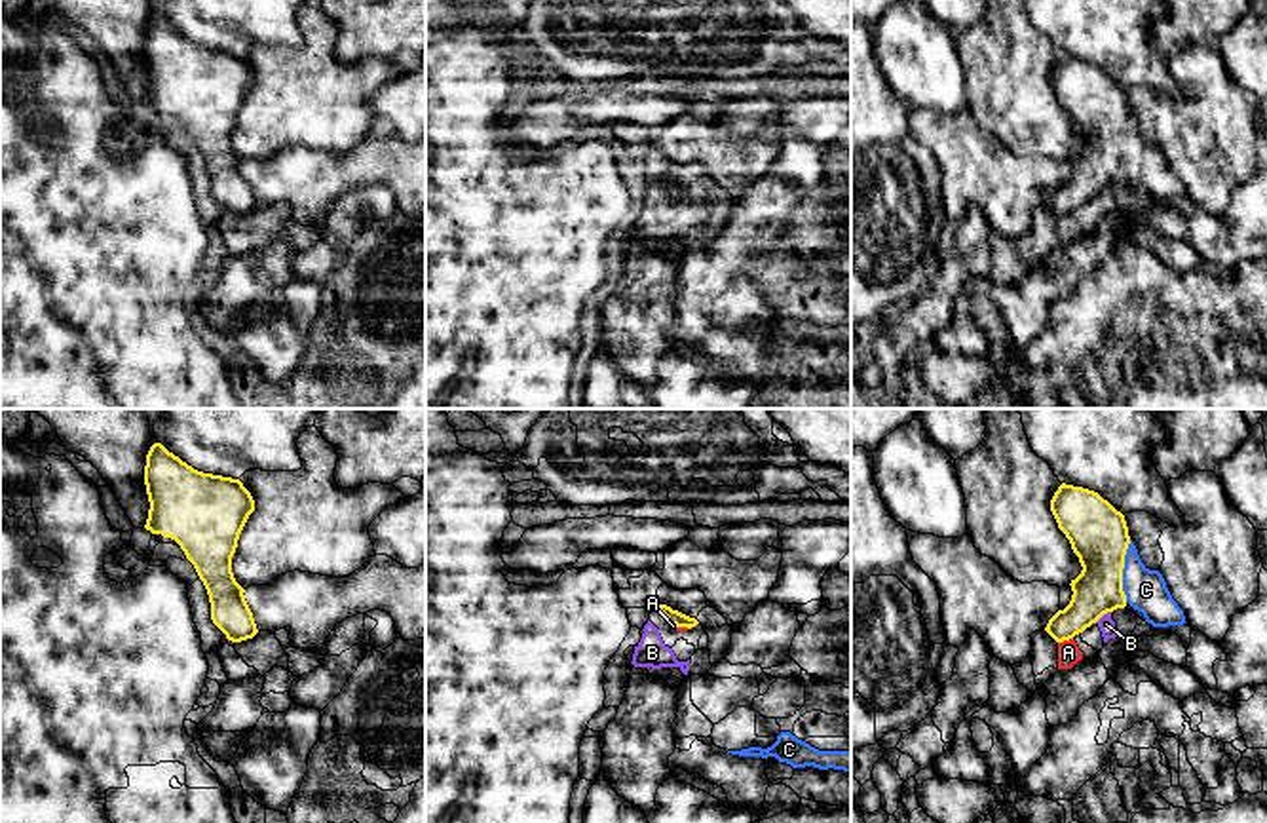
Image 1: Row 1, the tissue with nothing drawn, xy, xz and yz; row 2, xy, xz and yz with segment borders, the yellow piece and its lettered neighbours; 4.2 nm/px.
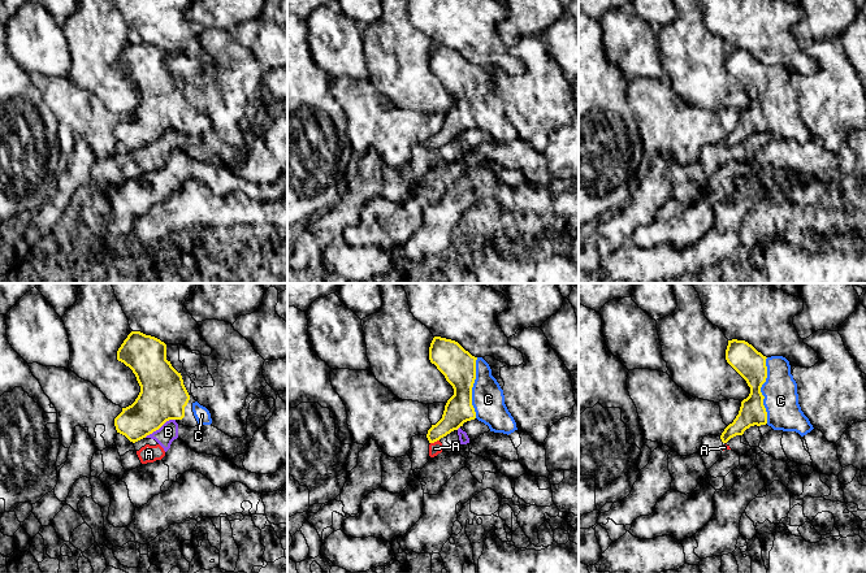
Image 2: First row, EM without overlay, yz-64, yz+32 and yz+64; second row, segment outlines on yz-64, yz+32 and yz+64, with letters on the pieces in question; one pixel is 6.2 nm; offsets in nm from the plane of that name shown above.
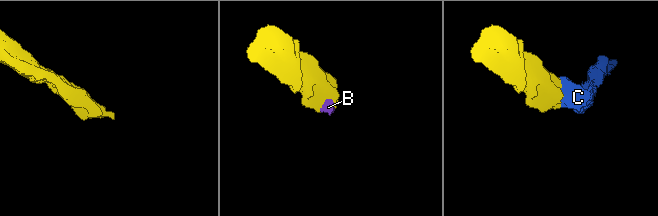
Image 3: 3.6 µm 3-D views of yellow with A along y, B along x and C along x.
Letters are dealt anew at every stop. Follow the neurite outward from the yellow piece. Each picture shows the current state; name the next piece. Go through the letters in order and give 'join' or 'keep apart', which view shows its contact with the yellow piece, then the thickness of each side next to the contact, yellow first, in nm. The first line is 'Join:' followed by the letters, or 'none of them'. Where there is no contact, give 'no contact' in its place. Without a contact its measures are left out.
Join: C
A: keep apart | yz | 200/100 nm
B: keep apart | yz | 200/70 nm
C: join | yz | 260/180 nm

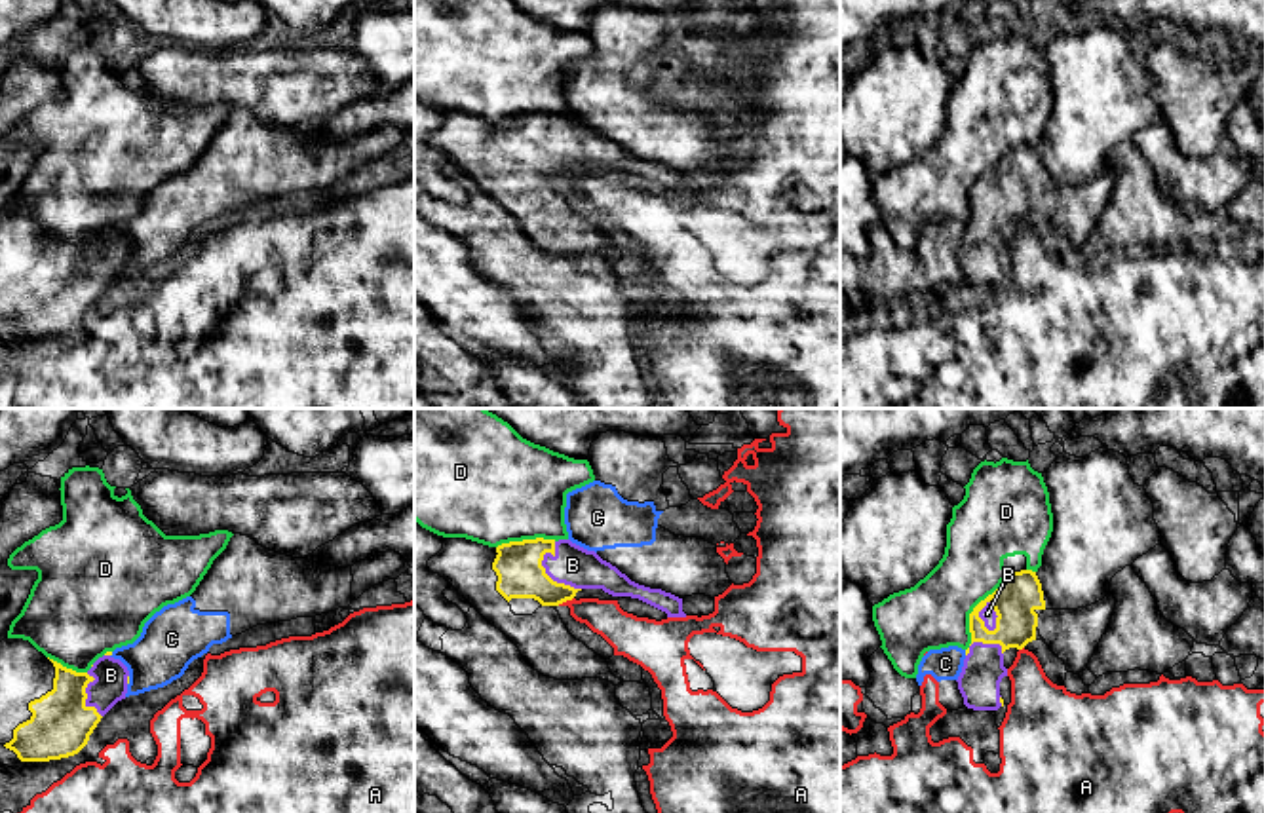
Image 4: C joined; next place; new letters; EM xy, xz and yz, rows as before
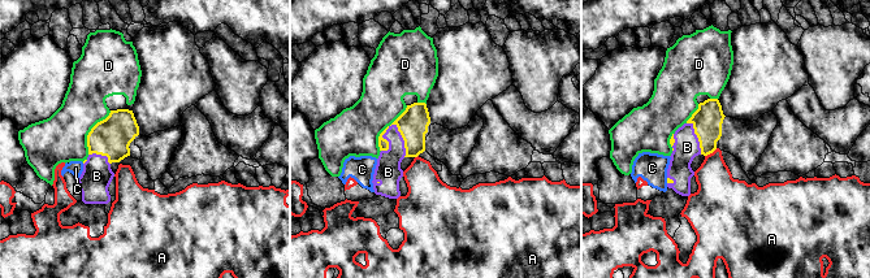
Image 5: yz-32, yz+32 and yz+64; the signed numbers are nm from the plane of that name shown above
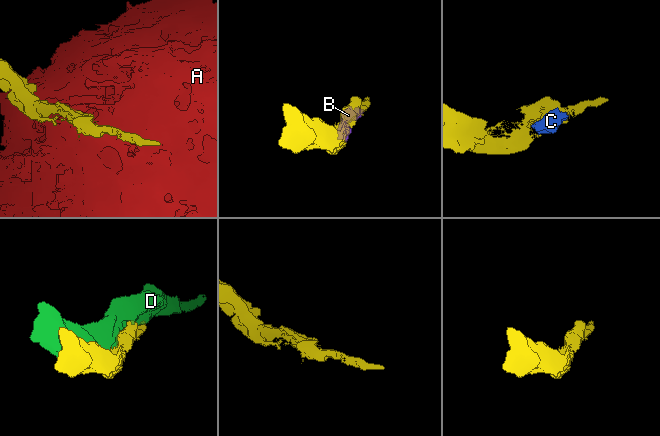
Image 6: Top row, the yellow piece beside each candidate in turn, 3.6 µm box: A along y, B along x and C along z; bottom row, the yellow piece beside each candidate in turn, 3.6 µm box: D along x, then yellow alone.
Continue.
Join: B
A: keep apart | xz | 200/150 nm
B: join | xz | 200/170 nm
C: keep apart | xy | 20/260 nm
D: keep apart | yz | 180/300 nm

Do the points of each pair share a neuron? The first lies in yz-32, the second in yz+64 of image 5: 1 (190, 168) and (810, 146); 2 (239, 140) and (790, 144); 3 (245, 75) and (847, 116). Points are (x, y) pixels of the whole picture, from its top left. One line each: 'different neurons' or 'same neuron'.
1: same neuron
2: different neurons
3: different neurons

